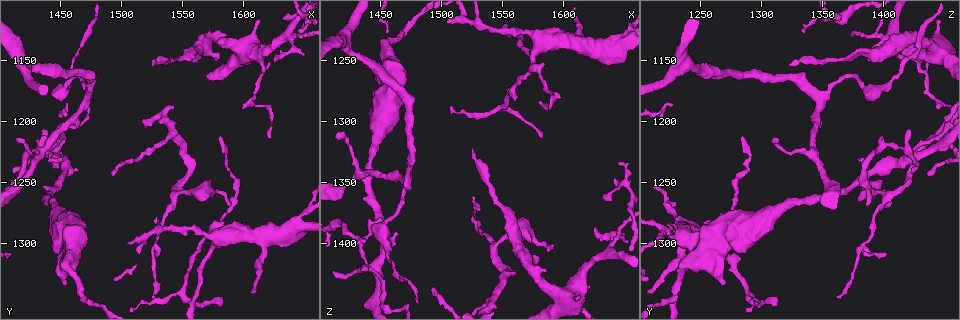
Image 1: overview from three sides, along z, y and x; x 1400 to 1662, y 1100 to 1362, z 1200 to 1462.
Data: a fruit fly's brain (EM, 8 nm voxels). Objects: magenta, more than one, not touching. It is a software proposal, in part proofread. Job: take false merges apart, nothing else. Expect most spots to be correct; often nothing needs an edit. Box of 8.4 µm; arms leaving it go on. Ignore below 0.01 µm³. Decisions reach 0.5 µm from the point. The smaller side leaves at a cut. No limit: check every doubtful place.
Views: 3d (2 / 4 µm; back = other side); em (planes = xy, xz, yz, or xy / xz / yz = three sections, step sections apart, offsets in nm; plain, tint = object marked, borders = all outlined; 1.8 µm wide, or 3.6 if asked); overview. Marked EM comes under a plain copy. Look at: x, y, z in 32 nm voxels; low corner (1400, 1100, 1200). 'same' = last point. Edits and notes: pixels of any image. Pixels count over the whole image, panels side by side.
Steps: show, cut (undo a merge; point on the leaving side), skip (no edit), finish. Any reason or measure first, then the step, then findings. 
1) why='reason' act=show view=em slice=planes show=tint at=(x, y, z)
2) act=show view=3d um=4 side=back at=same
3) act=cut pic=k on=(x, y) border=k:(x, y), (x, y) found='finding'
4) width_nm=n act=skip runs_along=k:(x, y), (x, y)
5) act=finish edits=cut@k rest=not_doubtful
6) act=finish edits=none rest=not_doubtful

act=show view=em slice=planes show=tint at=(1528, 1288, 1220)

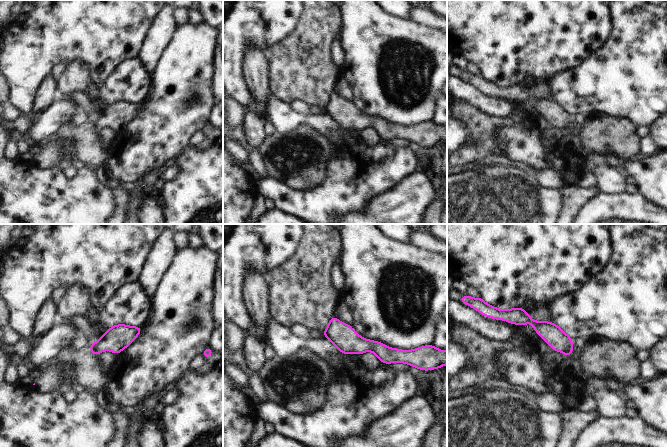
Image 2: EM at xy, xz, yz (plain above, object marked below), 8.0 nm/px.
width_nm=170 act=skip runs_along=2:(503, 315), (531, 320), (569, 353) found='one neuron here'

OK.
why='arms part here' act=show view=em slice=xy step=16 show=tint at=(1580, 1298, 1242)

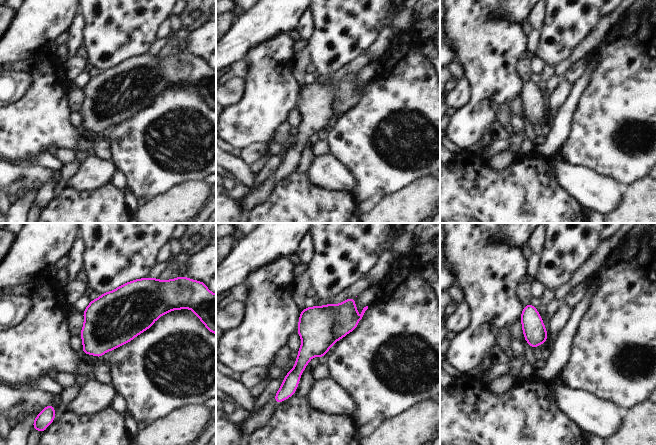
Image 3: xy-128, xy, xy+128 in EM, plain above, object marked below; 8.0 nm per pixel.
act=skip found='all the same neuron'

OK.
why='side arm on a straight run' act=show view=3d um=4 at=(1544, 1260, 1402)

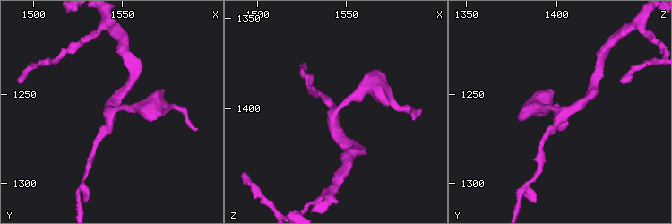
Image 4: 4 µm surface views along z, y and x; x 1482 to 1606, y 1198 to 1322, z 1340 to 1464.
arms=3 why='need the tissue' act=show view=em slice=xz step=16 show=tint at=(1543, 1262, 1402)

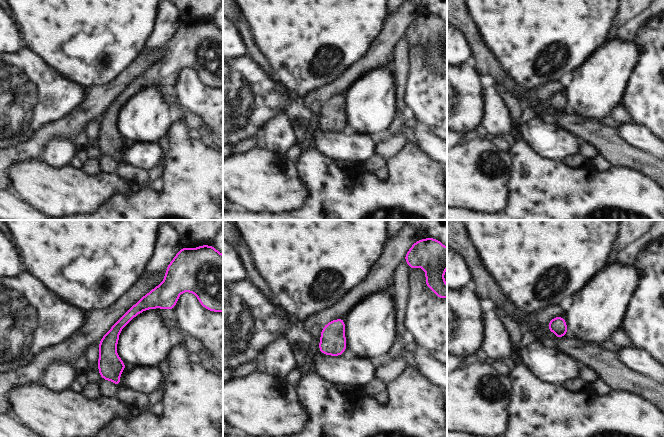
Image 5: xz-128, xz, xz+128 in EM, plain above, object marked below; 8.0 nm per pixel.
act=show view=em slice=planes show=borders at=same

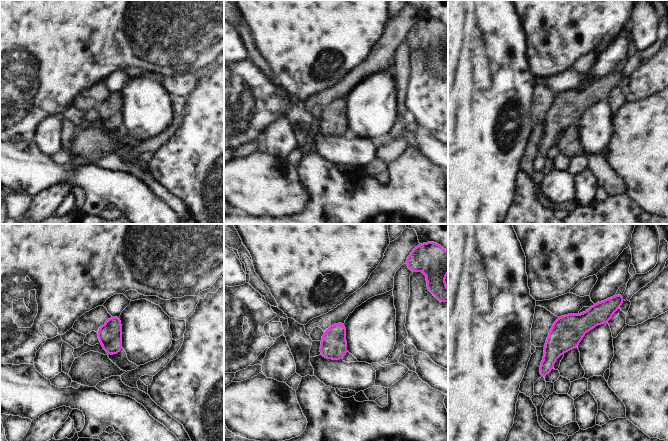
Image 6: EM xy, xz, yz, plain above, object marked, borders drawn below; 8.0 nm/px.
act=skip runs_along=6:(611, 305), (551, 354), (542, 375) found='one neuron here'

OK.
why='thick turns thin' act=show view=em slice=planes show=tint at=(1444, 1230, 1420)

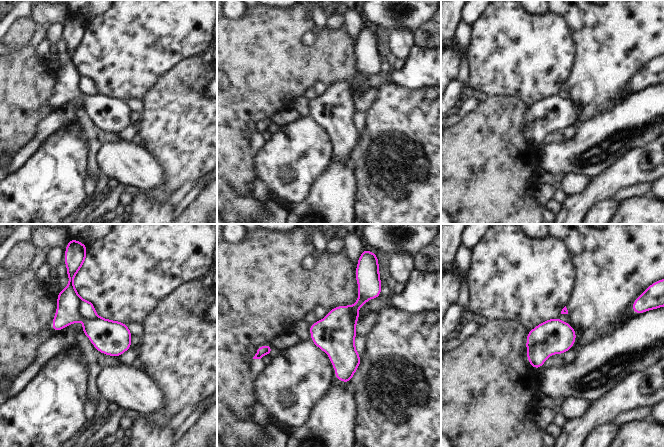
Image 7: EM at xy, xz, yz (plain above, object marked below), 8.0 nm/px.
act=cut pic=7 on=(87, 310) border=7:(79, 300), (84, 317), (98, 316) found='a second neuron is stuck on'

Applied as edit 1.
why='sharp bend' act=show view=3d um=4 side=back at=(1636, 1130, 1406)

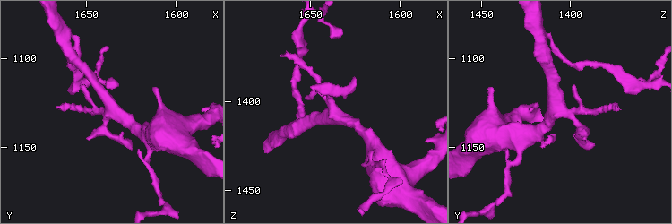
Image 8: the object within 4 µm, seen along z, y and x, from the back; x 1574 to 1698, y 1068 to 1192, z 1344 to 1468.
act=show view=em slice=planes show=tint at=(1634, 1130, 1408)

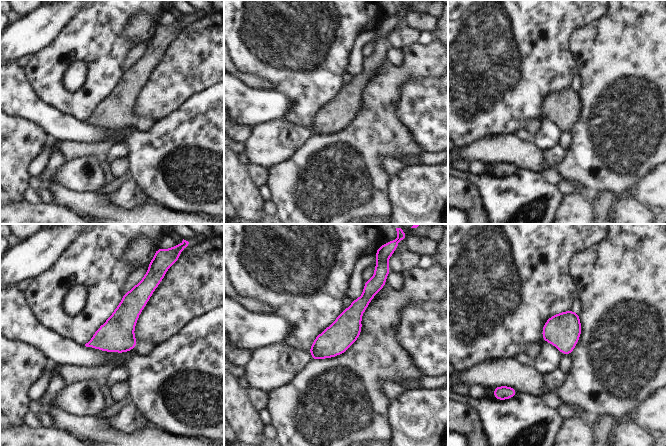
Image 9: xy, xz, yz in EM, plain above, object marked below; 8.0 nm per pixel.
act=skip found='continuous, no second neuron'

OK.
why='looks like a crossing' act=show view=3d um=4 at=(1610, 1144, 1436)

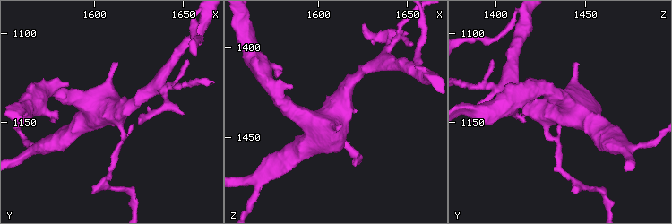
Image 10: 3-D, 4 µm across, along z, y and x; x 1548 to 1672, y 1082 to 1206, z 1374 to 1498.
act=show view=em slice=planes show=tint at=(1612, 1143, 1436)

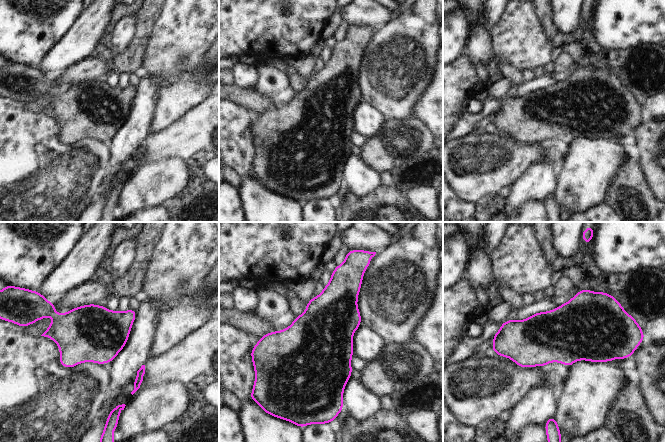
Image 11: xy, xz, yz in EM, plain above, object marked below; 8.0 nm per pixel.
act=skip found='one neuron here'

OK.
why='three arms meet' act=show view=3d um=2 side=back at=(1540, 1208, 1444)

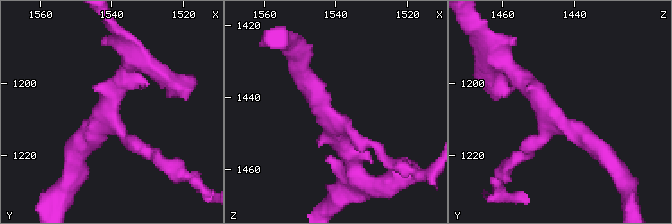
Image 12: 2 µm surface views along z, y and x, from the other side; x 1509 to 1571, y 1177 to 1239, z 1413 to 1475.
arms=3 why='now the EM' act=show view=em slice=planes show=tint at=(1542, 1210, 1446)

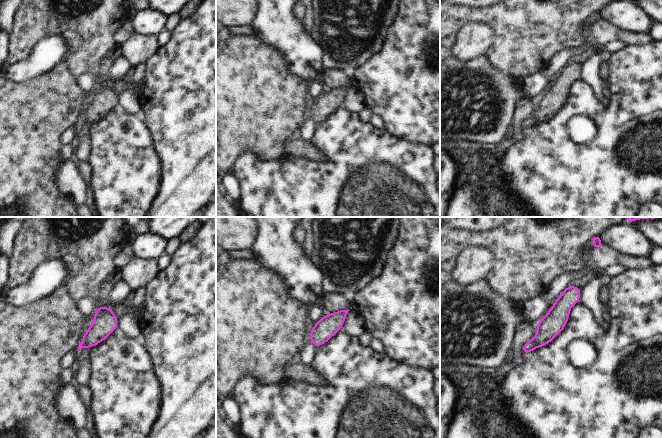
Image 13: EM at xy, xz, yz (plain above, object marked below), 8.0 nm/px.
act=skip runs_along=13:(577, 289), (526, 351) found='all the same neuron'

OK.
act=finish edits=cut@7 rest=not_doubtful

